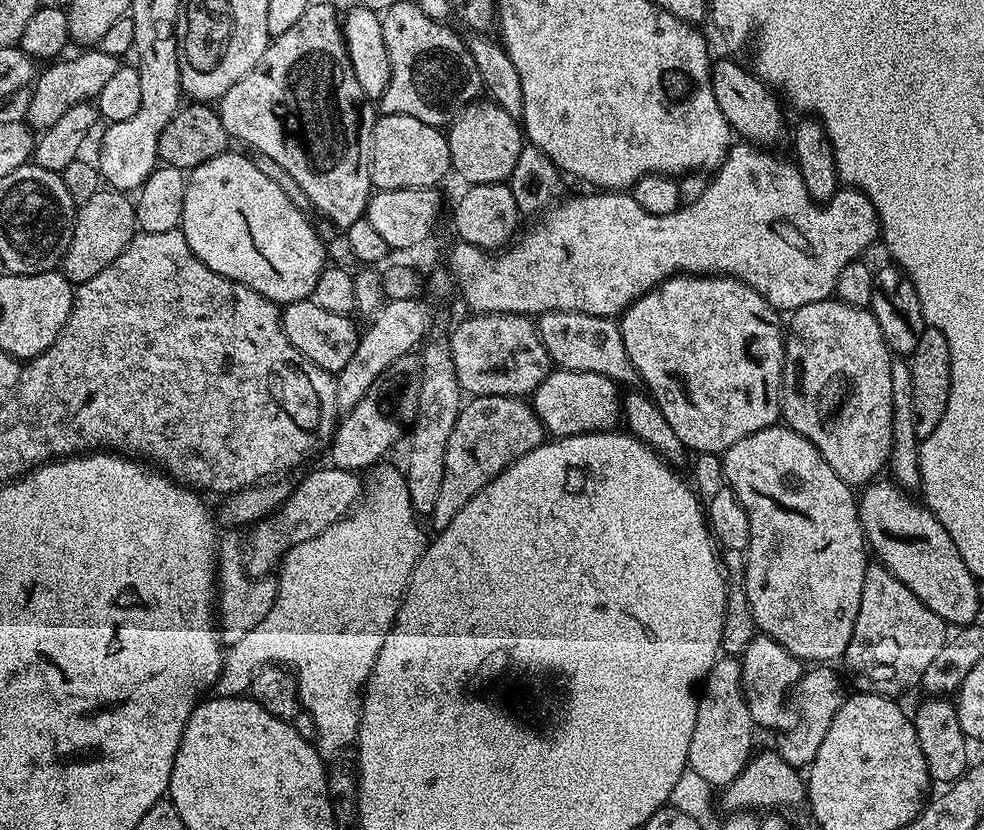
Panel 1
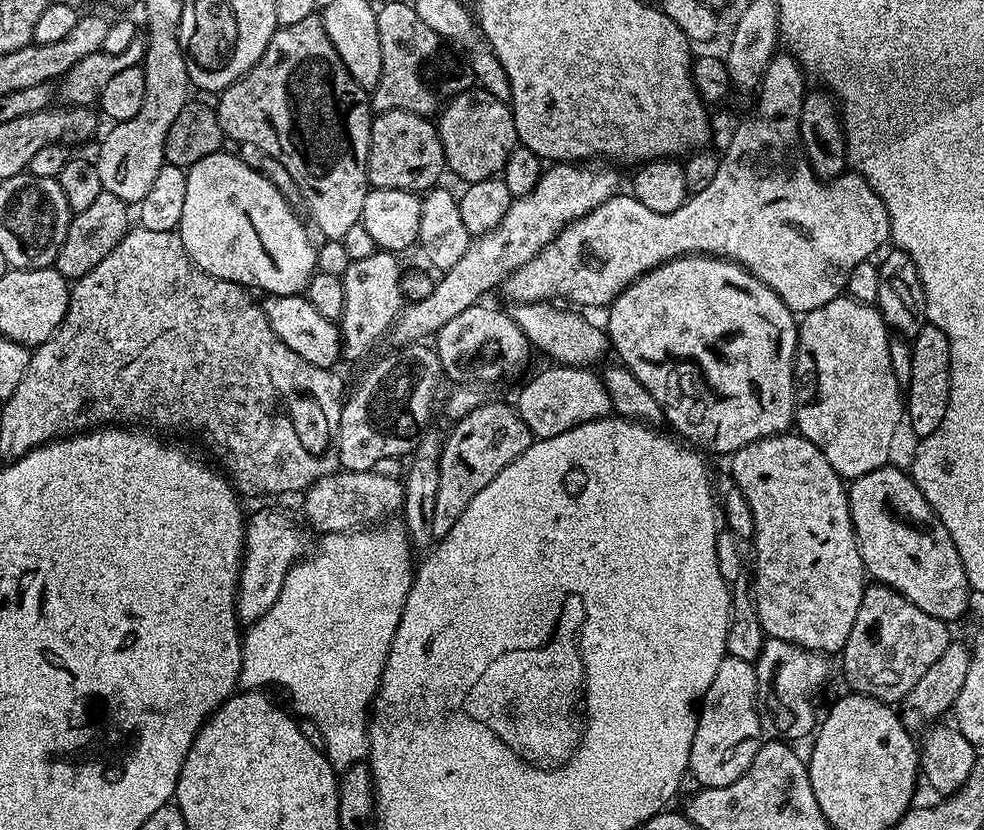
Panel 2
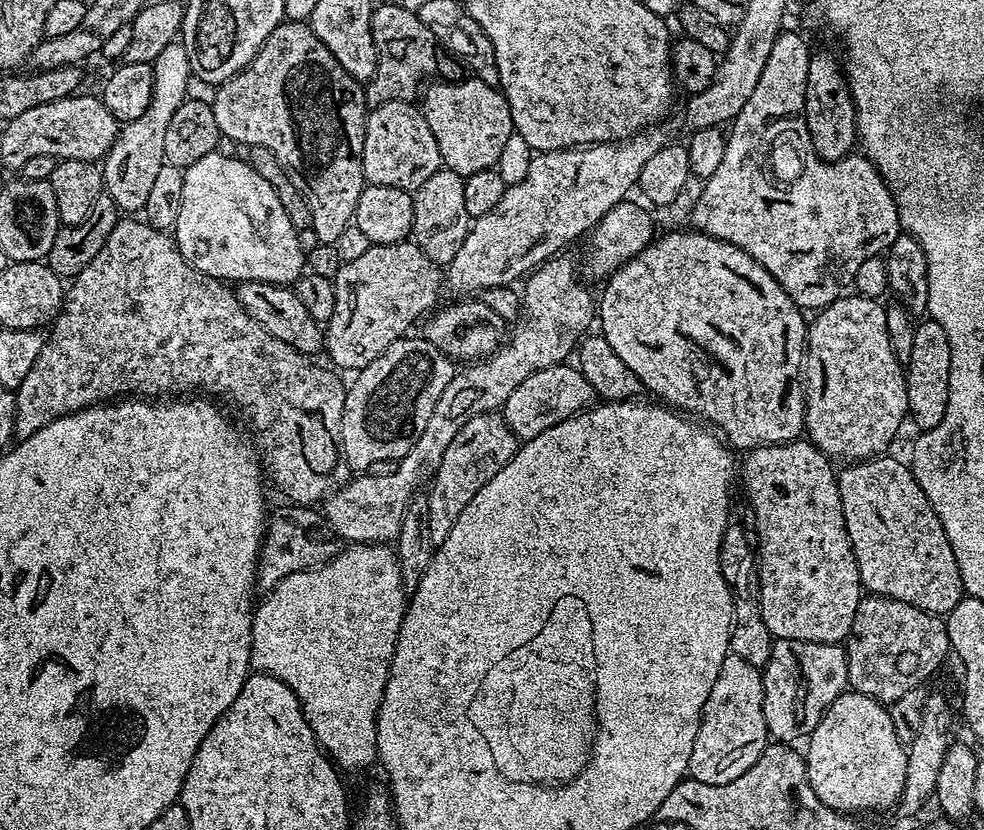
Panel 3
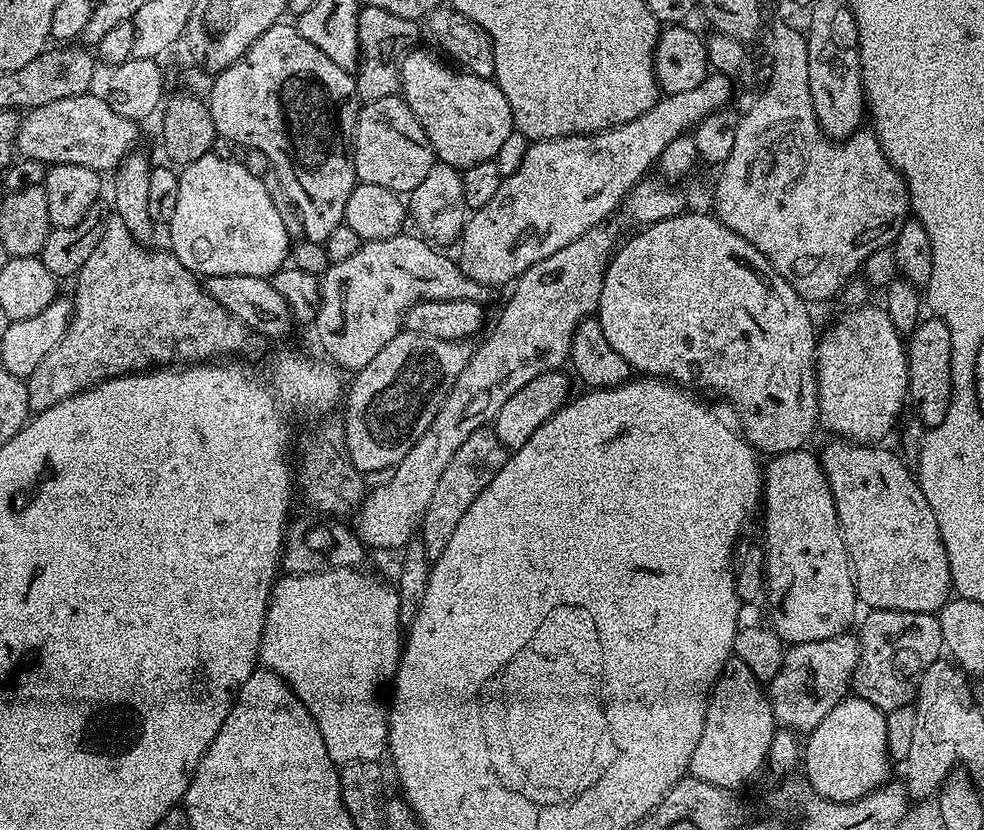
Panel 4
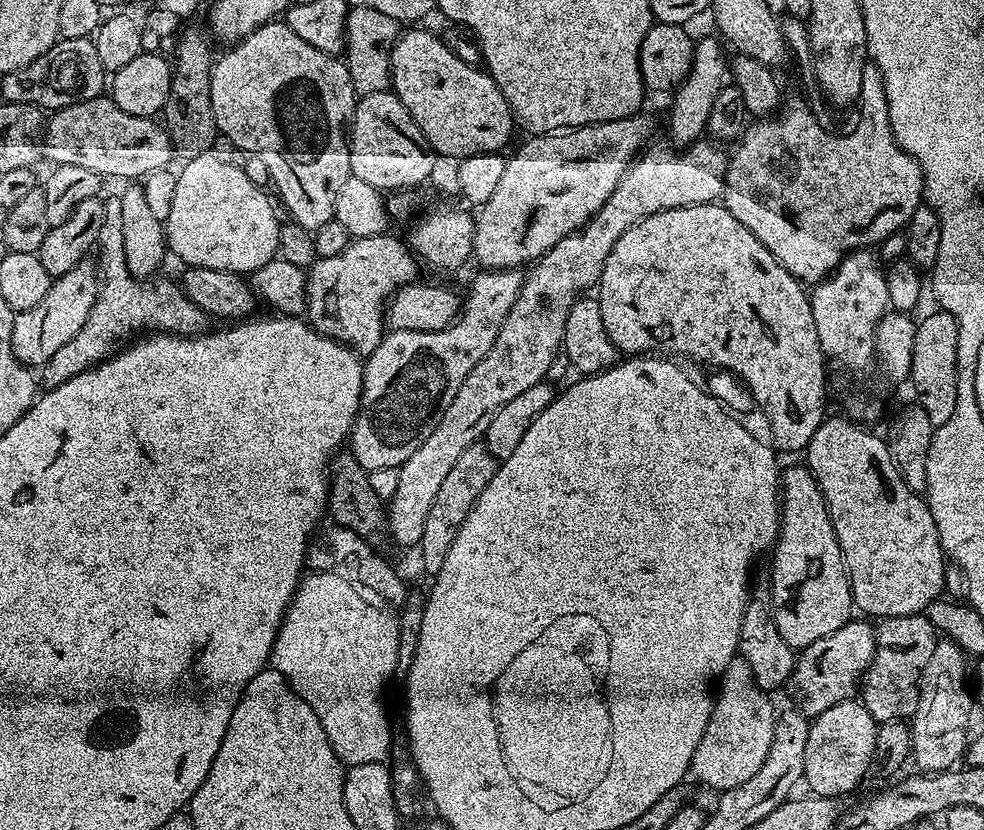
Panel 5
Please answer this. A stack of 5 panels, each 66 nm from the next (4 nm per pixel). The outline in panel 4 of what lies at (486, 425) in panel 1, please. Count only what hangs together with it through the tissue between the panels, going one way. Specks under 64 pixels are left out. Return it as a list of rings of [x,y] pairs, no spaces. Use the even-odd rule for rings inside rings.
[[[487,427],[470,434],[470,438],[466,438],[466,442],[458,446],[458,451],[454,453],[454,458],[450,458],[450,466],[446,466],[446,471],[434,489],[434,498],[430,498],[430,506],[420,521],[418,536],[423,540],[429,557],[440,556],[442,550],[446,550],[446,542],[450,542],[450,537],[454,535],[454,526],[462,522],[462,514],[470,510],[474,498],[478,498],[478,494],[482,494],[482,490],[490,486],[498,470],[502,470],[502,466],[508,463],[509,455],[509,449],[497,438],[495,431]]]

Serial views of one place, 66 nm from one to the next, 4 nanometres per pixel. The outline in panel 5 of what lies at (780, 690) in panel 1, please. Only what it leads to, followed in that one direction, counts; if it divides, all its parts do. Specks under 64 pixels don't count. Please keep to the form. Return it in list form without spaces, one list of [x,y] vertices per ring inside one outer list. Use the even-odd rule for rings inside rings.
[[[853,618],[834,630],[834,634],[810,642],[810,646],[797,655],[792,676],[786,685],[787,691],[792,691],[791,703],[806,717],[815,718],[822,714],[822,710],[830,710],[830,706],[838,706],[838,702],[853,699],[874,658],[875,649],[876,629],[864,618]]]

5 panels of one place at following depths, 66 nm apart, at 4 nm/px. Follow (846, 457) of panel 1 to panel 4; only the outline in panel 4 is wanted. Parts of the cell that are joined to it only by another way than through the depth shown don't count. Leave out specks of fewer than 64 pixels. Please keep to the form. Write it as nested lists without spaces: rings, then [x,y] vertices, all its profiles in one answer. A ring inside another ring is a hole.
[[[860,306],[841,318],[837,324],[829,326],[819,337],[814,361],[814,387],[820,407],[819,423],[837,437],[858,444],[875,445],[883,436],[892,432],[896,419],[900,416],[908,394],[908,353],[902,333],[890,322],[888,309],[883,306],[868,308]]]

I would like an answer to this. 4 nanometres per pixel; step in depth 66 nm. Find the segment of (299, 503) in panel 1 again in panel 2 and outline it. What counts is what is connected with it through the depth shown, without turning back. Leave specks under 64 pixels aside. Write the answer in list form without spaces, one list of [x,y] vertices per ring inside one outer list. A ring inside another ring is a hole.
[[[337,470],[314,482],[303,493],[307,527],[316,534],[347,534],[379,525],[404,507],[404,486],[399,479],[383,476],[380,470],[346,472]]]

